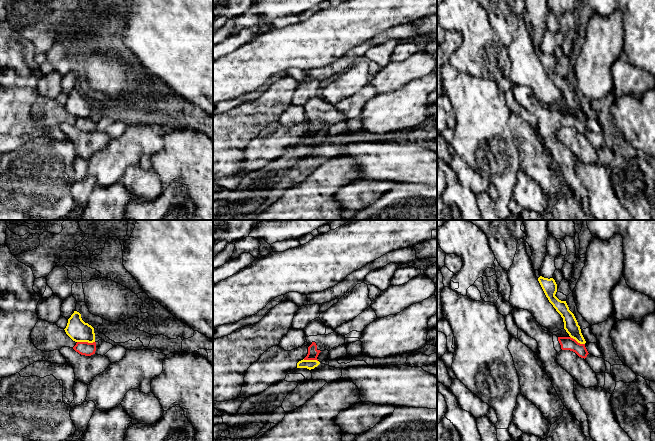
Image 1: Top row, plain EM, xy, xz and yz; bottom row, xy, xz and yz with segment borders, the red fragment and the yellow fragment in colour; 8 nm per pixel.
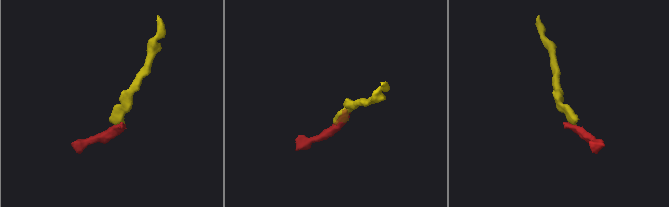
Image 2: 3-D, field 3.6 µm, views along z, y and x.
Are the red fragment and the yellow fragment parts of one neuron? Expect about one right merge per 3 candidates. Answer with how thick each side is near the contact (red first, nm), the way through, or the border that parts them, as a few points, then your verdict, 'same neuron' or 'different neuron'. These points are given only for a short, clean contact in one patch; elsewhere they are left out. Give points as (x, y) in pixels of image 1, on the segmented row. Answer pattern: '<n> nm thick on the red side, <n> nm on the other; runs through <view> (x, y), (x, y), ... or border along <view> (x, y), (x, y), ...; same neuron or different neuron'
110 nm thick on the red side, 170 nm on the other; border along xy (77, 341), (94, 342); different neuron

